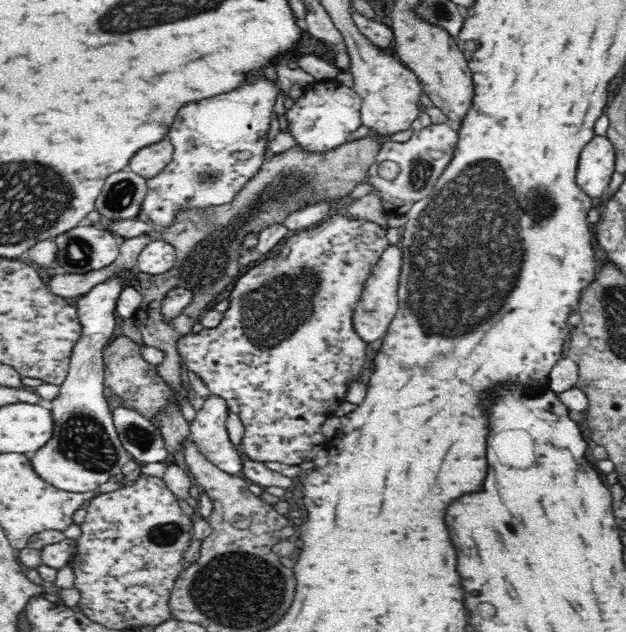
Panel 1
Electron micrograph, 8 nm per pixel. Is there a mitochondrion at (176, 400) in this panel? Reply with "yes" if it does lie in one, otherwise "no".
no

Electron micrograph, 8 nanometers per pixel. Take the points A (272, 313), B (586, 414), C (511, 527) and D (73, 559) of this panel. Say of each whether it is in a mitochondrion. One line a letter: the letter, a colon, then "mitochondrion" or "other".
A: mitochondrion
B: other
C: other
D: other

